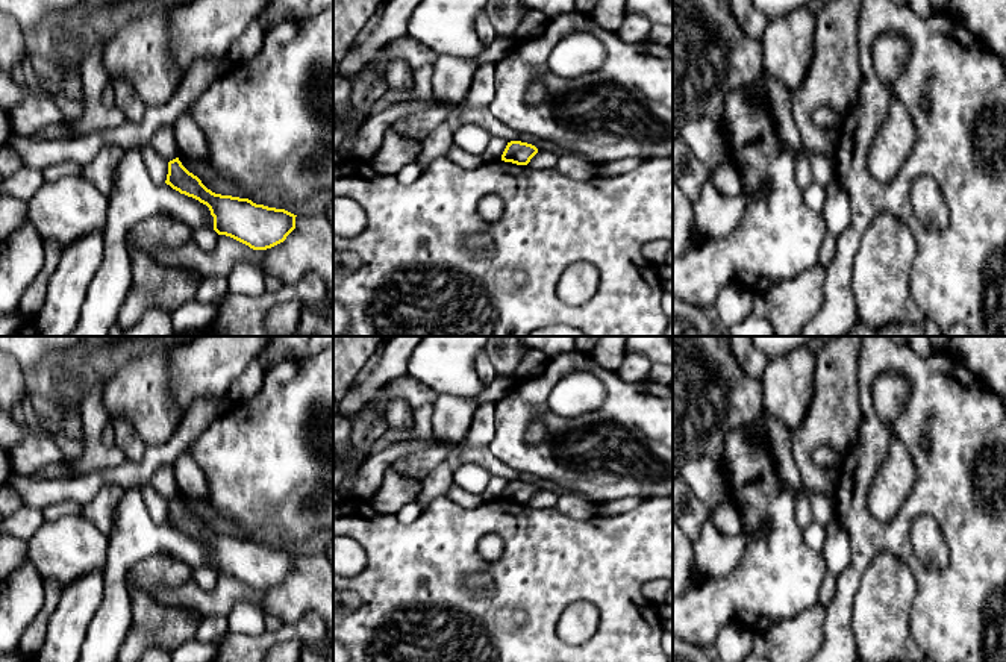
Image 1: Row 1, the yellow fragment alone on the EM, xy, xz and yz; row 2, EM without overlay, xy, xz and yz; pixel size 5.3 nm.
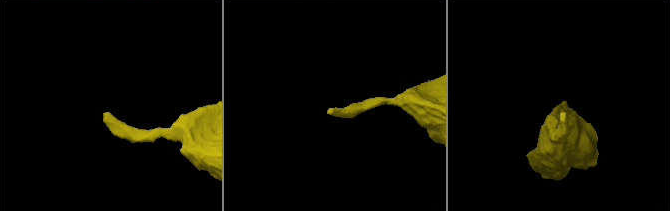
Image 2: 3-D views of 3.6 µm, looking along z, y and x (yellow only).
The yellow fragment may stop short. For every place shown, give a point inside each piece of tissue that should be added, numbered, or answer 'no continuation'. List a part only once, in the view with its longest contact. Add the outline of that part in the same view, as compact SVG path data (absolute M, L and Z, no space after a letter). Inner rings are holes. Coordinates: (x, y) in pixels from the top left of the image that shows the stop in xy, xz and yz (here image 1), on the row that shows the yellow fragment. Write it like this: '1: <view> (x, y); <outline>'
no continuation

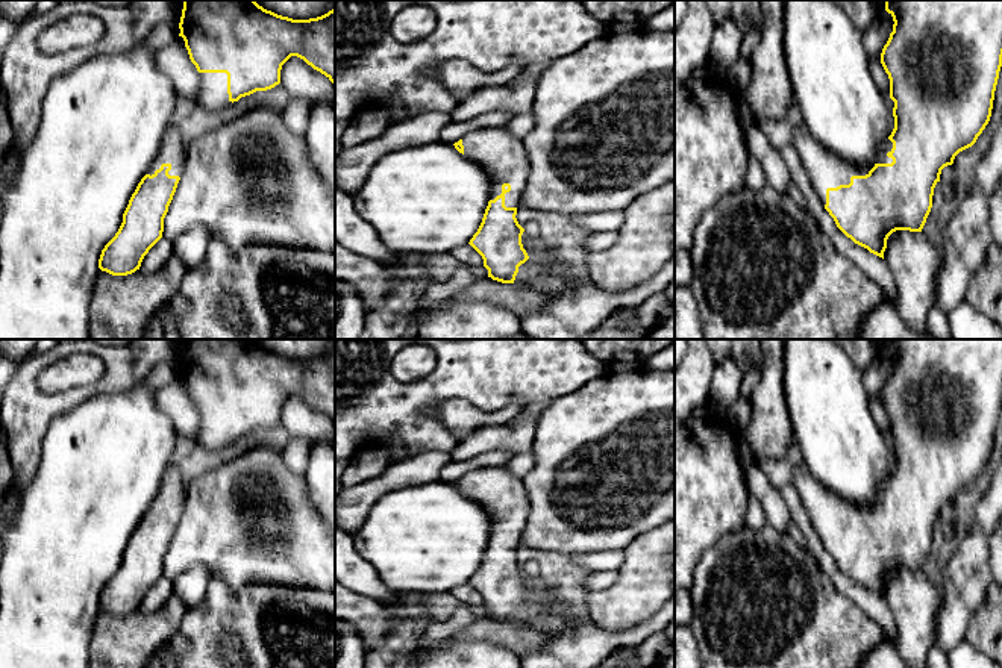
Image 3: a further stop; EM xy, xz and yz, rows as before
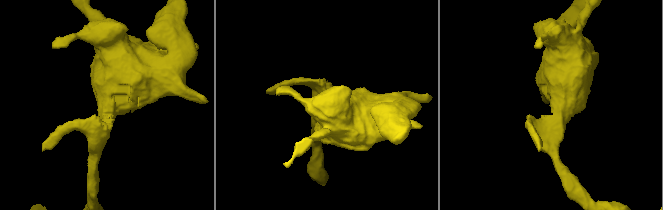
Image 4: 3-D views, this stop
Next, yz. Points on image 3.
1: yz (825, 170); M803 123L796 129L791 144L796 147L802 167L809 179L809 186L817 194L819 201L826 204L826 189L840 185L849 185L852 176L866 176L876 164L891 164L887 156L893 142L887 139L876 155L875 161L867 165L853 165L826 150L816 141Z

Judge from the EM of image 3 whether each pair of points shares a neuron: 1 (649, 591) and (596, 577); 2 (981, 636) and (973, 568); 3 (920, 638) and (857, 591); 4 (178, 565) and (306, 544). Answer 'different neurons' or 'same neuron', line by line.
1: different neurons
2: different neurons
3: different neurons
4: same neuron

